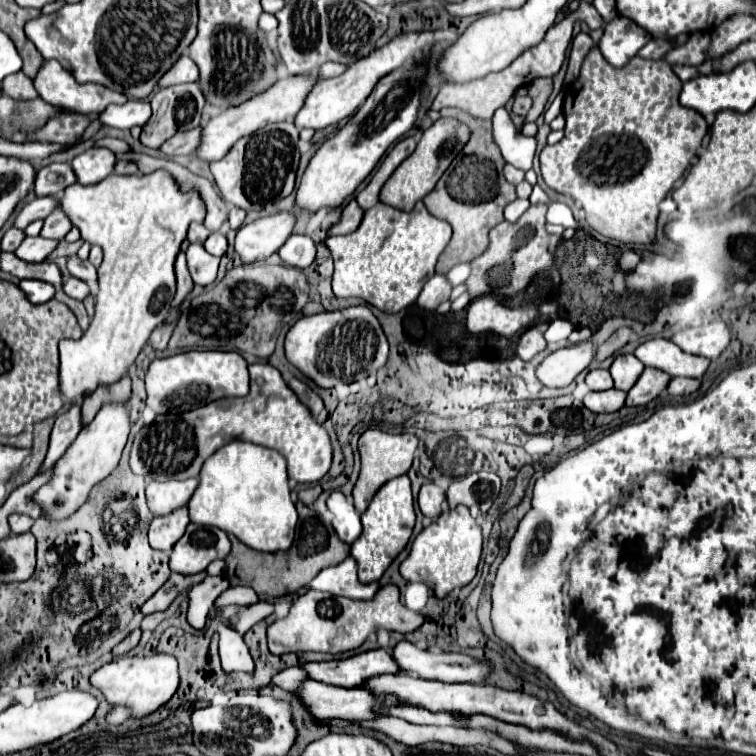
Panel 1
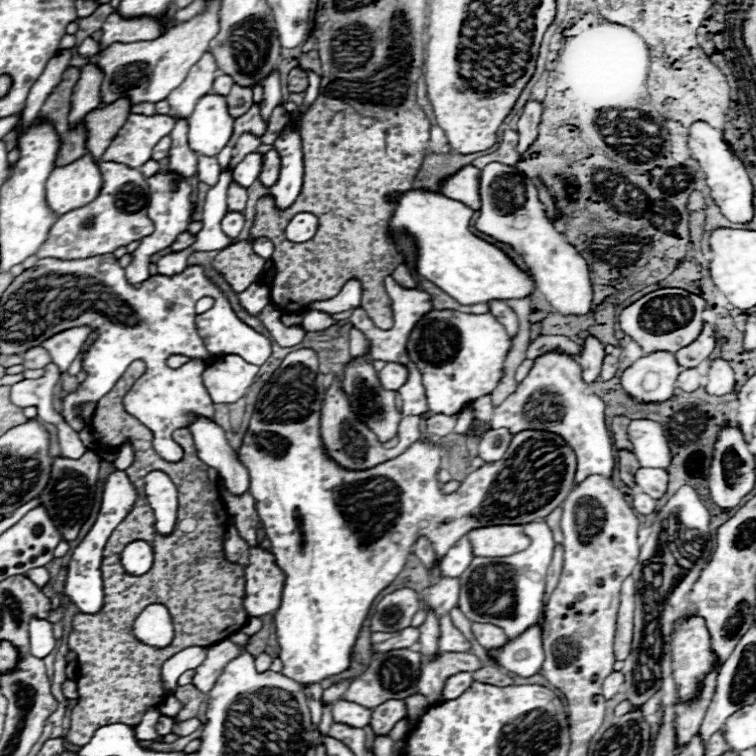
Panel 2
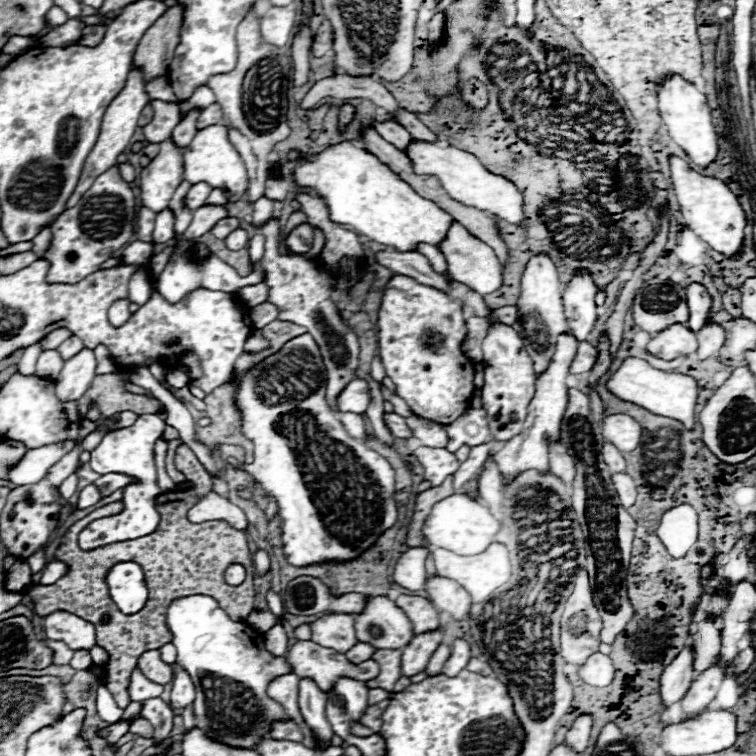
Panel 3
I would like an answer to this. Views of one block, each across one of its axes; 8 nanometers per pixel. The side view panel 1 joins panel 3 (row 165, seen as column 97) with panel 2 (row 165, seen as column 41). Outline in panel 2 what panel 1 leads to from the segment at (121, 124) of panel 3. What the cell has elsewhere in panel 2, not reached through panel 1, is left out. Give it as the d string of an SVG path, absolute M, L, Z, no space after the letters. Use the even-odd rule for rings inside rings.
M84 154L76 162L52 170L46 182L46 202L62 216L74 208L90 204L102 186L98 164L90 154Z

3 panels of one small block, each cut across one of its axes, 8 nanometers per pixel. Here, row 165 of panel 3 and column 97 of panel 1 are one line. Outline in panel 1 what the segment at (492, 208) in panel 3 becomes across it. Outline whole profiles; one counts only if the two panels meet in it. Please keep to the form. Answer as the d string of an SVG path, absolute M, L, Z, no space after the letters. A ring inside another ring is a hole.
M130 400L104 404L100 412L94 416L94 420L82 428L72 446L56 462L52 480L36 492L34 498L36 502L42 504L44 514L58 520L76 512L86 502L92 486L98 484L116 468L120 454L126 446L128 434L130 434Z

